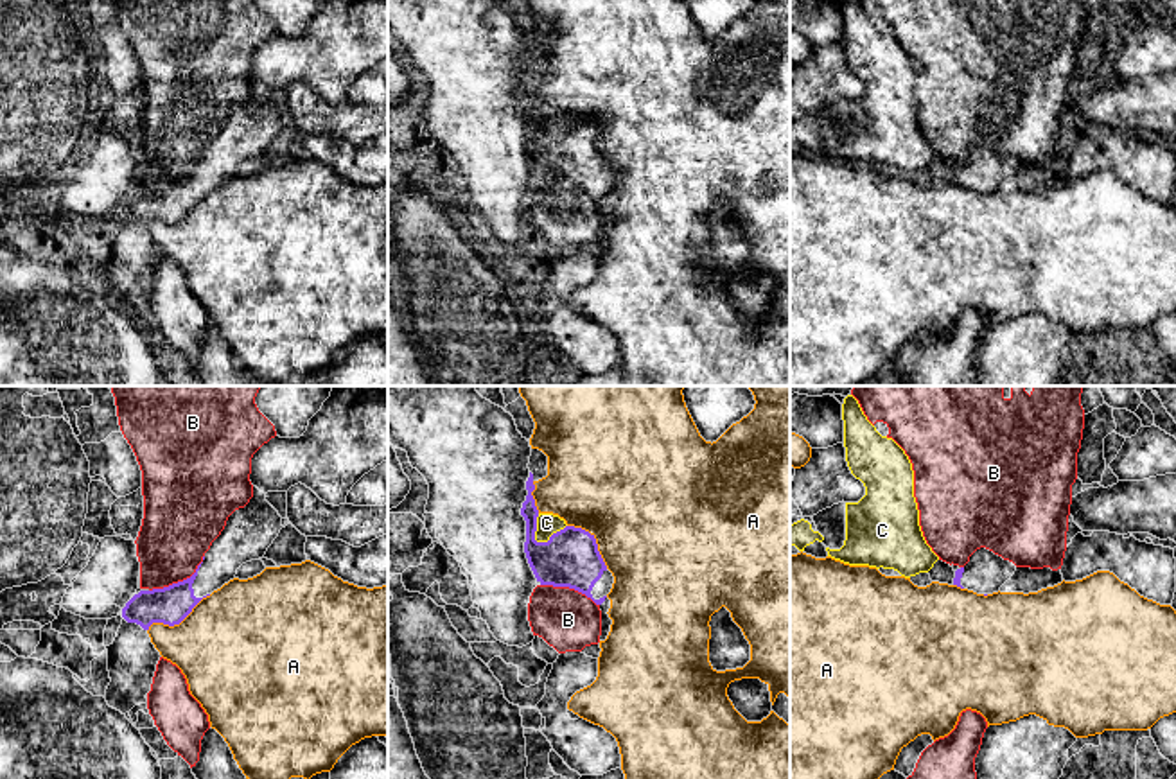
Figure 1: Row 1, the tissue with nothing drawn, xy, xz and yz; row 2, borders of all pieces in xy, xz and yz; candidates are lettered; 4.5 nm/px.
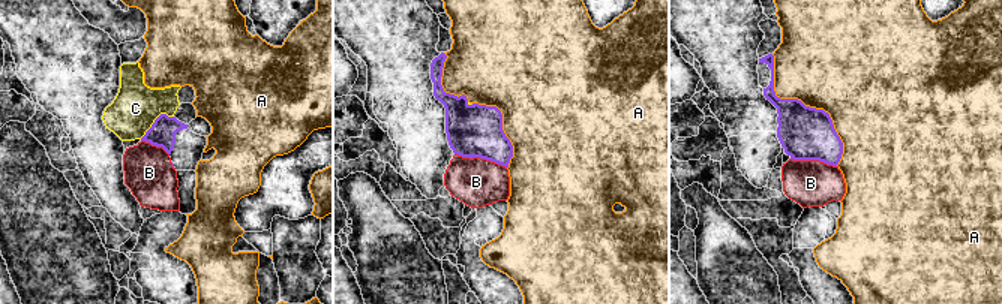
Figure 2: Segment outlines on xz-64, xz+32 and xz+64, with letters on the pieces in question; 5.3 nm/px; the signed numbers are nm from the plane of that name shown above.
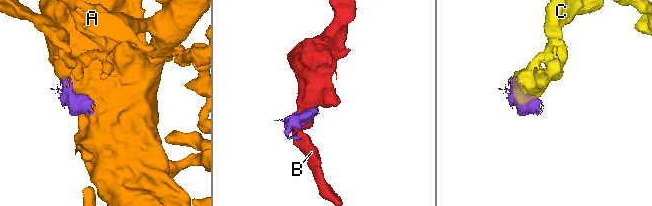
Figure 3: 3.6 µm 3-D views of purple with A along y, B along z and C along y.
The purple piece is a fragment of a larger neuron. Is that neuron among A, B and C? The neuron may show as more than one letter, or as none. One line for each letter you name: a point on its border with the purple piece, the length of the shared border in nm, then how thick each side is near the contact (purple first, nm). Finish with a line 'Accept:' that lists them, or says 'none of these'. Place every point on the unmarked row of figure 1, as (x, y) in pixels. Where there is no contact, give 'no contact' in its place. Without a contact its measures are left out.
Accept: none of these

